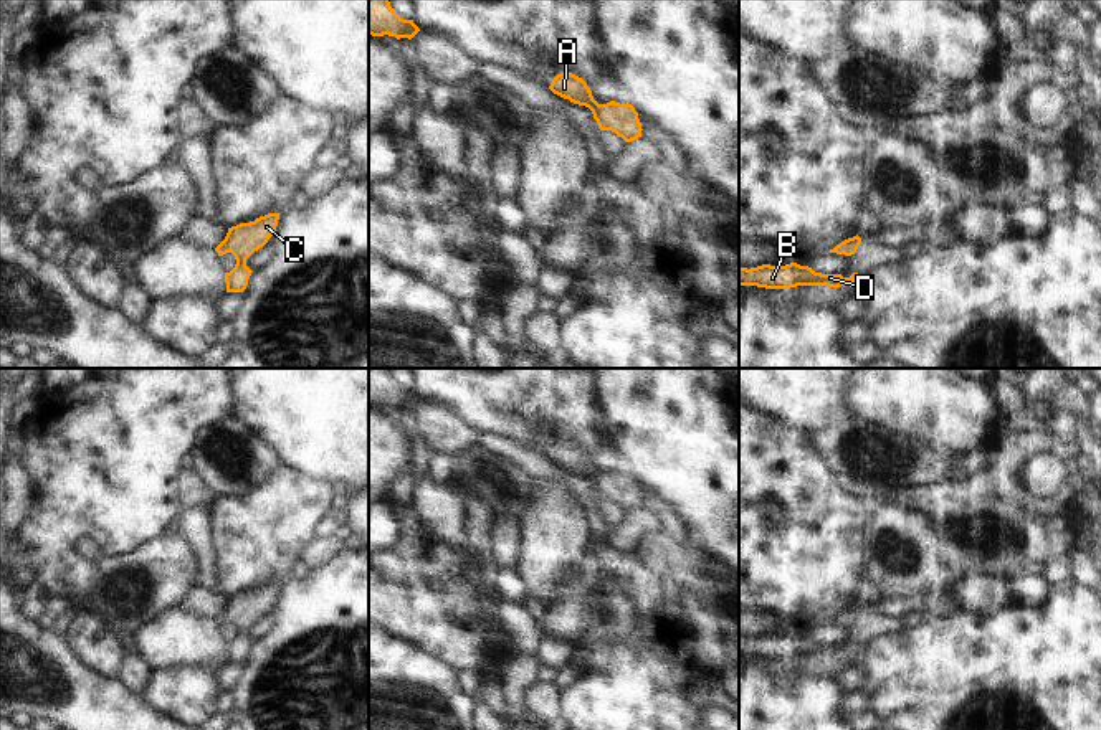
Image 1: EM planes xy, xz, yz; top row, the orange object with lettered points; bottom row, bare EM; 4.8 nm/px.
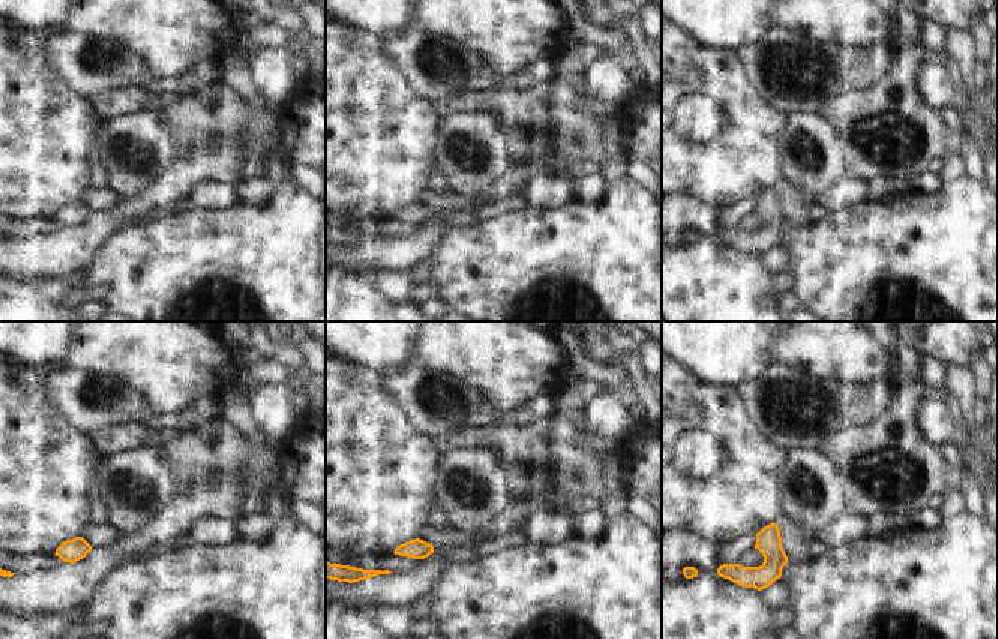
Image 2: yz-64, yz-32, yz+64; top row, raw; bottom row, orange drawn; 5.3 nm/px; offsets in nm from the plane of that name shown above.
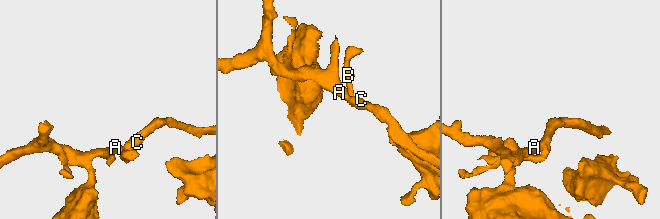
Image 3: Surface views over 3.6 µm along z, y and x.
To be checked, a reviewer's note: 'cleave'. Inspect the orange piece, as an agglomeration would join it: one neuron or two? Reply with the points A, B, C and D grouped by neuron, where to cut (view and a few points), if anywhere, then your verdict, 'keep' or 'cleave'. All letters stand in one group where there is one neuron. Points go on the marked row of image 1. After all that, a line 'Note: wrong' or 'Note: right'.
A B C D; no cut; keep
Note: wrong

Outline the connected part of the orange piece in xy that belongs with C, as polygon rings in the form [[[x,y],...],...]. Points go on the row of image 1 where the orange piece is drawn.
[[[268,213],[250,223],[228,228],[225,239],[215,248],[218,256],[231,253],[236,259],[235,268],[225,273],[226,292],[243,292],[248,286],[251,269],[246,259],[263,248],[274,236],[279,213]]]

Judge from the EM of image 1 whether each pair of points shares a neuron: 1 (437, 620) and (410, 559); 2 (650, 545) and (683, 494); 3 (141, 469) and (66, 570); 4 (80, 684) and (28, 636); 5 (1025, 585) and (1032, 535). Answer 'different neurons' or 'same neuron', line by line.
1: same neuron
2: different neurons
3: same neuron
4: same neuron
5: different neurons

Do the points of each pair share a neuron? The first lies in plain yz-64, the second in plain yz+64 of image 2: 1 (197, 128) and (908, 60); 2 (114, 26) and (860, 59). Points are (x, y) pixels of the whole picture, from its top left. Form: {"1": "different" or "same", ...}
{"1": "same", "2": "different"}

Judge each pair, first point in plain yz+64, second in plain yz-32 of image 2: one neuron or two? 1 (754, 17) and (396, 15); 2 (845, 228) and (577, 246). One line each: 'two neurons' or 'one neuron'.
1: one neuron
2: one neuron

